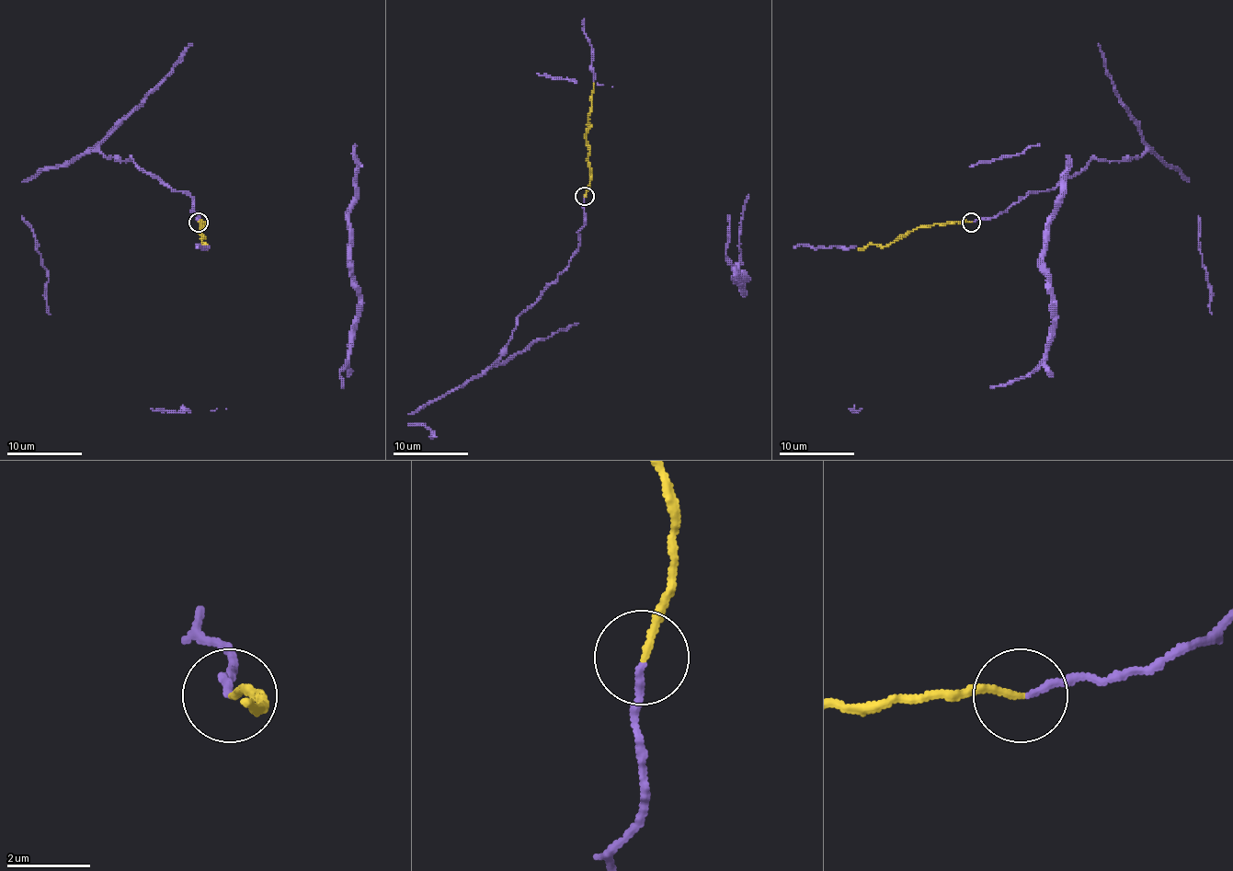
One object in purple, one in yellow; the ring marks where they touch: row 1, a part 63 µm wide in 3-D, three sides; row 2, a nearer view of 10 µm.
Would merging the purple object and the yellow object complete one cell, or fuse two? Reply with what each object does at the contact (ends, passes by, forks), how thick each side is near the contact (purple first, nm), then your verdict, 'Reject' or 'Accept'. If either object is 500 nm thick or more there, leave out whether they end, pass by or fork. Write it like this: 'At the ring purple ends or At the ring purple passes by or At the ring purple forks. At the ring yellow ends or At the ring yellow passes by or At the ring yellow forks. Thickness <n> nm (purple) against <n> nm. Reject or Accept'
At the ring purple ends. At the ring yellow ends. Thickness 160 nm (purple) against 150 nm. Accept

